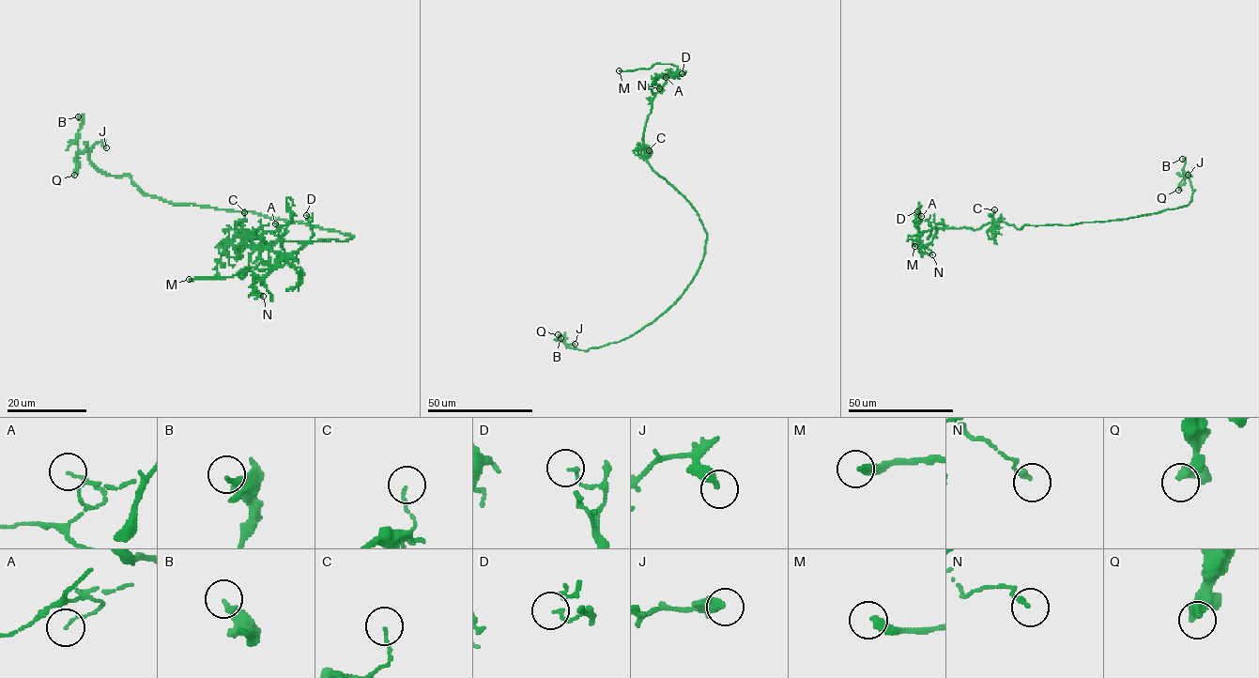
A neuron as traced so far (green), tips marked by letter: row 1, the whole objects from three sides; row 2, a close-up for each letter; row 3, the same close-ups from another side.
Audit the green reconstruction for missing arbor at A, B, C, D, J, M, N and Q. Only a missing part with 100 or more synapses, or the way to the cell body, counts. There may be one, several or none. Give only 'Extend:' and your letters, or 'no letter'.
Extend: M

